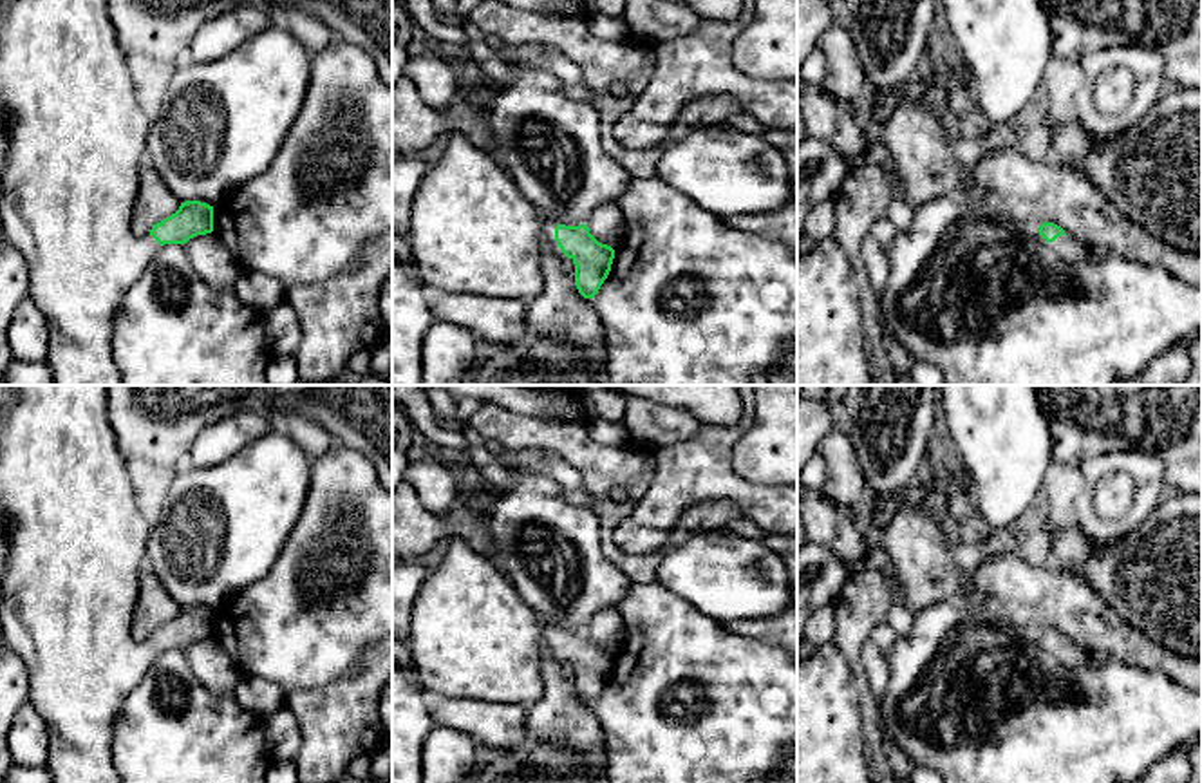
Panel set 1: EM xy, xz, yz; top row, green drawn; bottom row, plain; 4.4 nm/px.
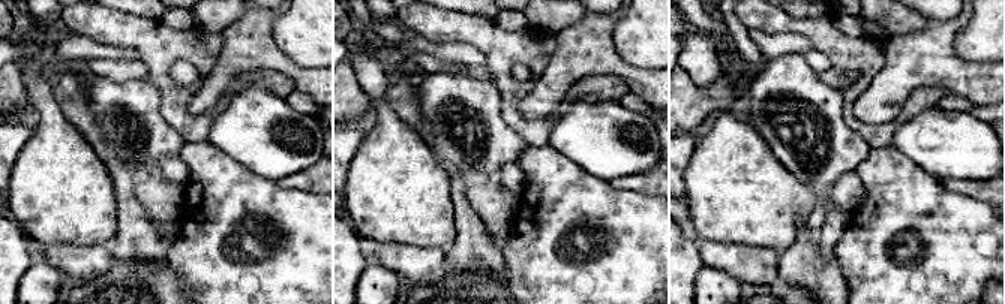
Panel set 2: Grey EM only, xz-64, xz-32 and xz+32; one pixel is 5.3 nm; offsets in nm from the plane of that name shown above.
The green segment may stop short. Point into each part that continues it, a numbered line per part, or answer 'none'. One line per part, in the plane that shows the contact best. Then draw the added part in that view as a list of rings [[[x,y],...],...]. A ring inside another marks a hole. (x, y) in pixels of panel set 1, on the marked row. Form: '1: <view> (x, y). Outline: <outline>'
1: xz (472, 230). Outline: [[[450,130],[445,154],[428,166],[412,201],[408,244],[414,264],[427,286],[445,293],[486,295],[490,298],[519,298],[530,302],[544,286],[542,239],[564,255],[555,241],[557,222],[544,217],[526,201],[512,174],[497,157],[475,146],[466,132]]]

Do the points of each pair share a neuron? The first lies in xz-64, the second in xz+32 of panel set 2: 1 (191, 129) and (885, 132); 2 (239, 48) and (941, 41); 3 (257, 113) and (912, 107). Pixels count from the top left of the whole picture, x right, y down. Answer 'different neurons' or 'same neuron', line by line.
1: same neuron
2: same neuron
3: different neurons

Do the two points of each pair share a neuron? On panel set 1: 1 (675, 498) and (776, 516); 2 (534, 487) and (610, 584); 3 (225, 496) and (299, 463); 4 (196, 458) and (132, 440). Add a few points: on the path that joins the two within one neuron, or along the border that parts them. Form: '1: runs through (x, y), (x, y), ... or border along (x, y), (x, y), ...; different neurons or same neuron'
1: runs through (700, 490), (738, 490), (751, 499); same neuron
2: runs through (548, 510), (582, 545), (588, 561); same neuron
3: runs through (243, 496), (253, 496), (281, 469); same neuron
4: border along (214, 422), (196, 438), (183, 463); different neurons

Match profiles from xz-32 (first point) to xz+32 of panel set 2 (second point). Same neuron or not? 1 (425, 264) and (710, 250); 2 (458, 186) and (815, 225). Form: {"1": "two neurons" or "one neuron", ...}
{"1": "one neuron", "2": "two neurons"}

